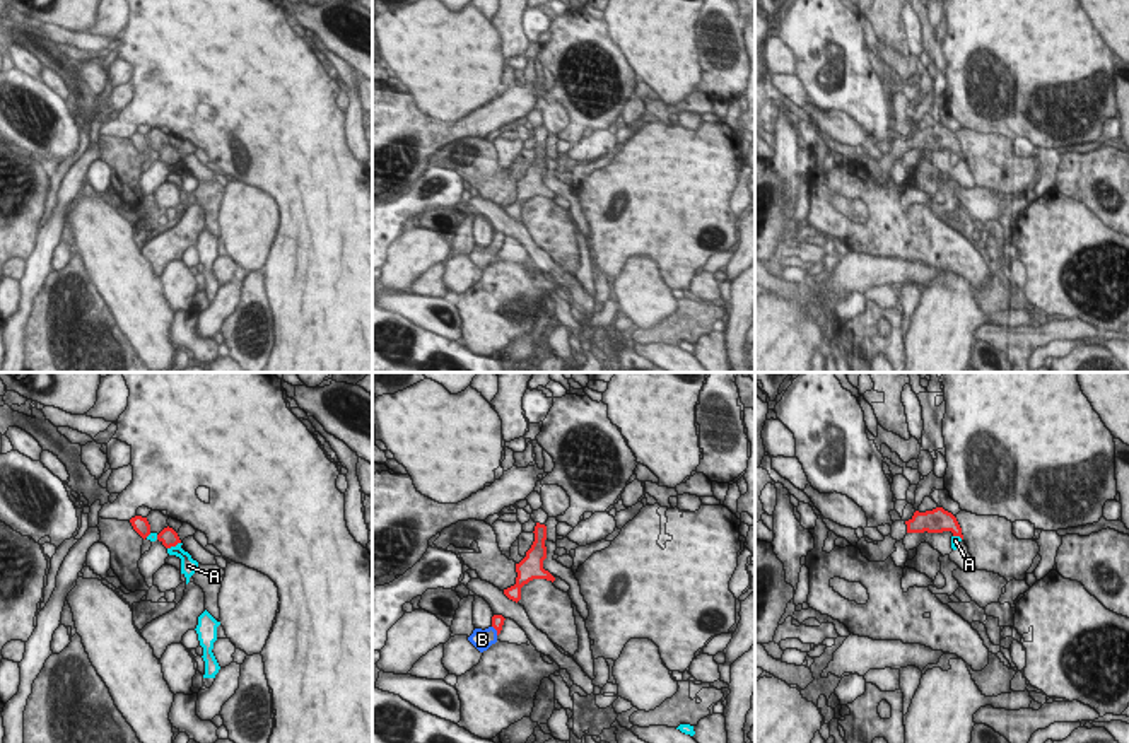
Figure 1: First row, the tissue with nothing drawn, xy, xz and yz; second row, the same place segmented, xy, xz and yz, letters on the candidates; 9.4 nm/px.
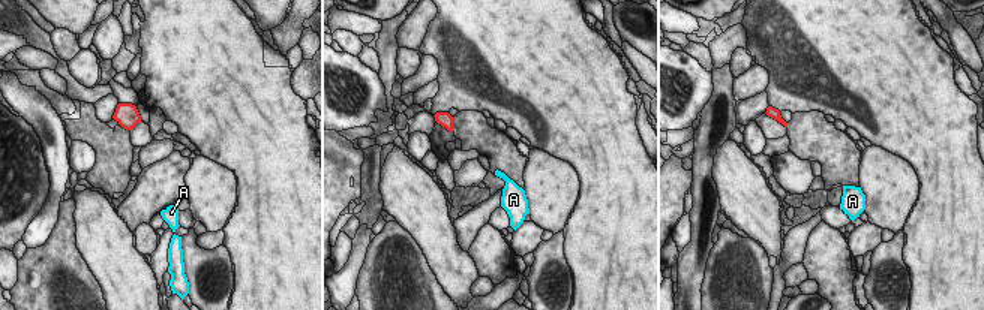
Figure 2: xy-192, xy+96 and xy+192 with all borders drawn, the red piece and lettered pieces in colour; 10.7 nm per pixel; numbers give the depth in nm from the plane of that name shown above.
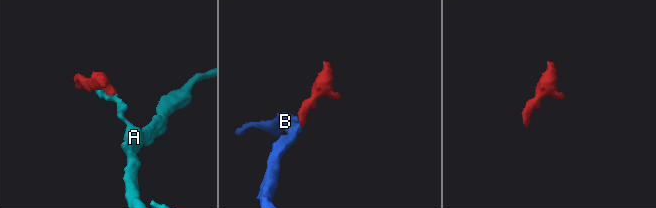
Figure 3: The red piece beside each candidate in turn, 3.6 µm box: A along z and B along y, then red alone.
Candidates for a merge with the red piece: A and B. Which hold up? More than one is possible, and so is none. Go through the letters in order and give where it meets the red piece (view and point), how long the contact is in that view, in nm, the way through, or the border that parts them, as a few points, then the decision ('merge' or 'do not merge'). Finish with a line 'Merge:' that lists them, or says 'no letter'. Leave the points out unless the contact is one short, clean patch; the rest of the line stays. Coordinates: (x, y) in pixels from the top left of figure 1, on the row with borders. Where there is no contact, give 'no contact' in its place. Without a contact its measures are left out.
A: meets red in xy at (173, 545); contact 140 nm long; border along xy (180, 542), (168, 549); do not merge
B: meets red in xz at (496, 629); contact 110 nm long; runs through xz (497, 620), (496, 629), (482, 639); merge
Merge: B

